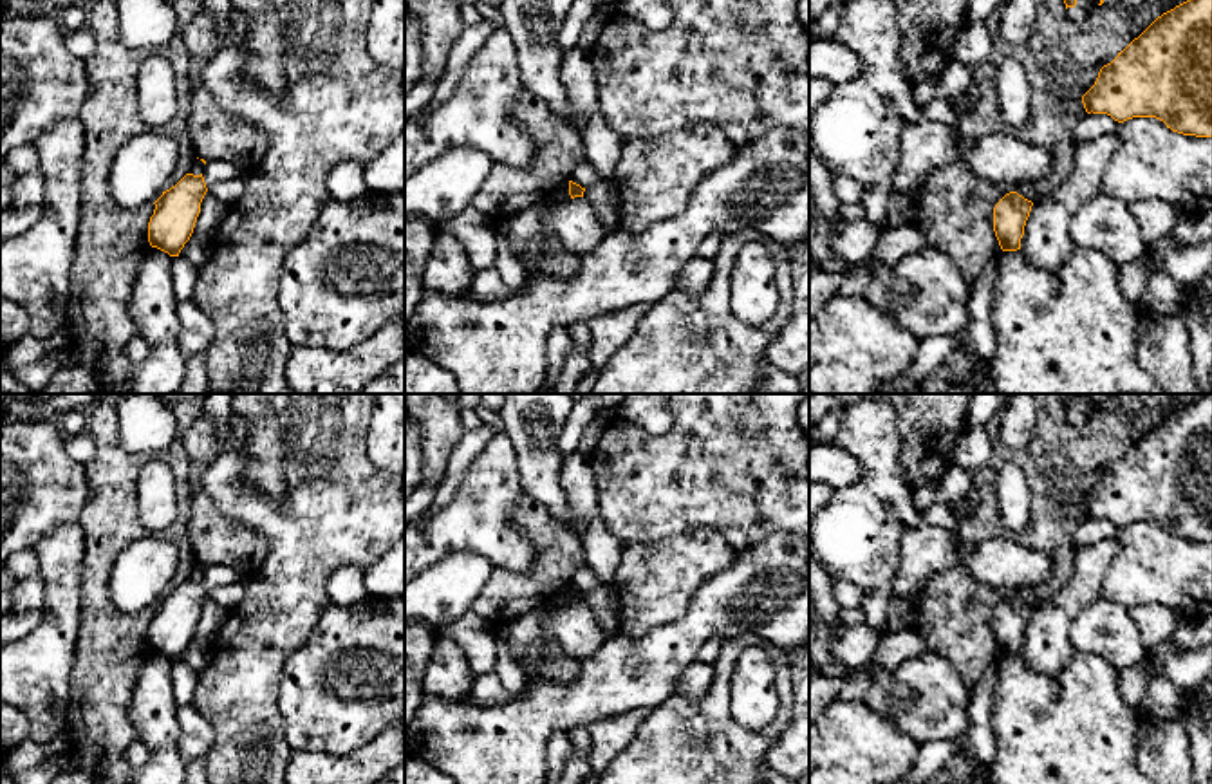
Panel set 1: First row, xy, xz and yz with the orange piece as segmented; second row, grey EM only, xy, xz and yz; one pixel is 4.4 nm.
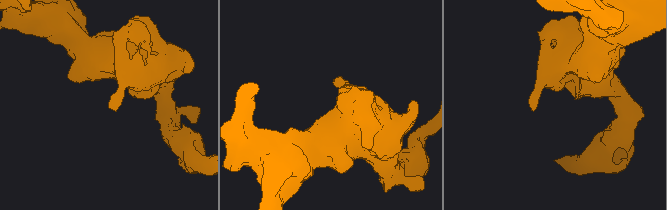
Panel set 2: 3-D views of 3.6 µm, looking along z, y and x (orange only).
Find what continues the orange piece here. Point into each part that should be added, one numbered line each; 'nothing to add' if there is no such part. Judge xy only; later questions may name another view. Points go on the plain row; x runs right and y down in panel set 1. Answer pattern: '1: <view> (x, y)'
nothing to add

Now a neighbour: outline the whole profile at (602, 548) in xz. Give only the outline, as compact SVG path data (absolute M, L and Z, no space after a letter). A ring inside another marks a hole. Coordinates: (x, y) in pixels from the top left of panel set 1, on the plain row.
M580 450L564 459L560 482L571 511L585 522L580 537L587 567L598 576L600 585L611 585L620 564L623 542L605 526L600 508L589 453Z

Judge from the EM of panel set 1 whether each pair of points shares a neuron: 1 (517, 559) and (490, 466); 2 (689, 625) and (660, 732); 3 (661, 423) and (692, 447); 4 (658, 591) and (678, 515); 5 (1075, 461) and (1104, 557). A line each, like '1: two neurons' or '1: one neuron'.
1: one neuron
2: two neurons
3: two neurons
4: two neurons
5: two neurons

